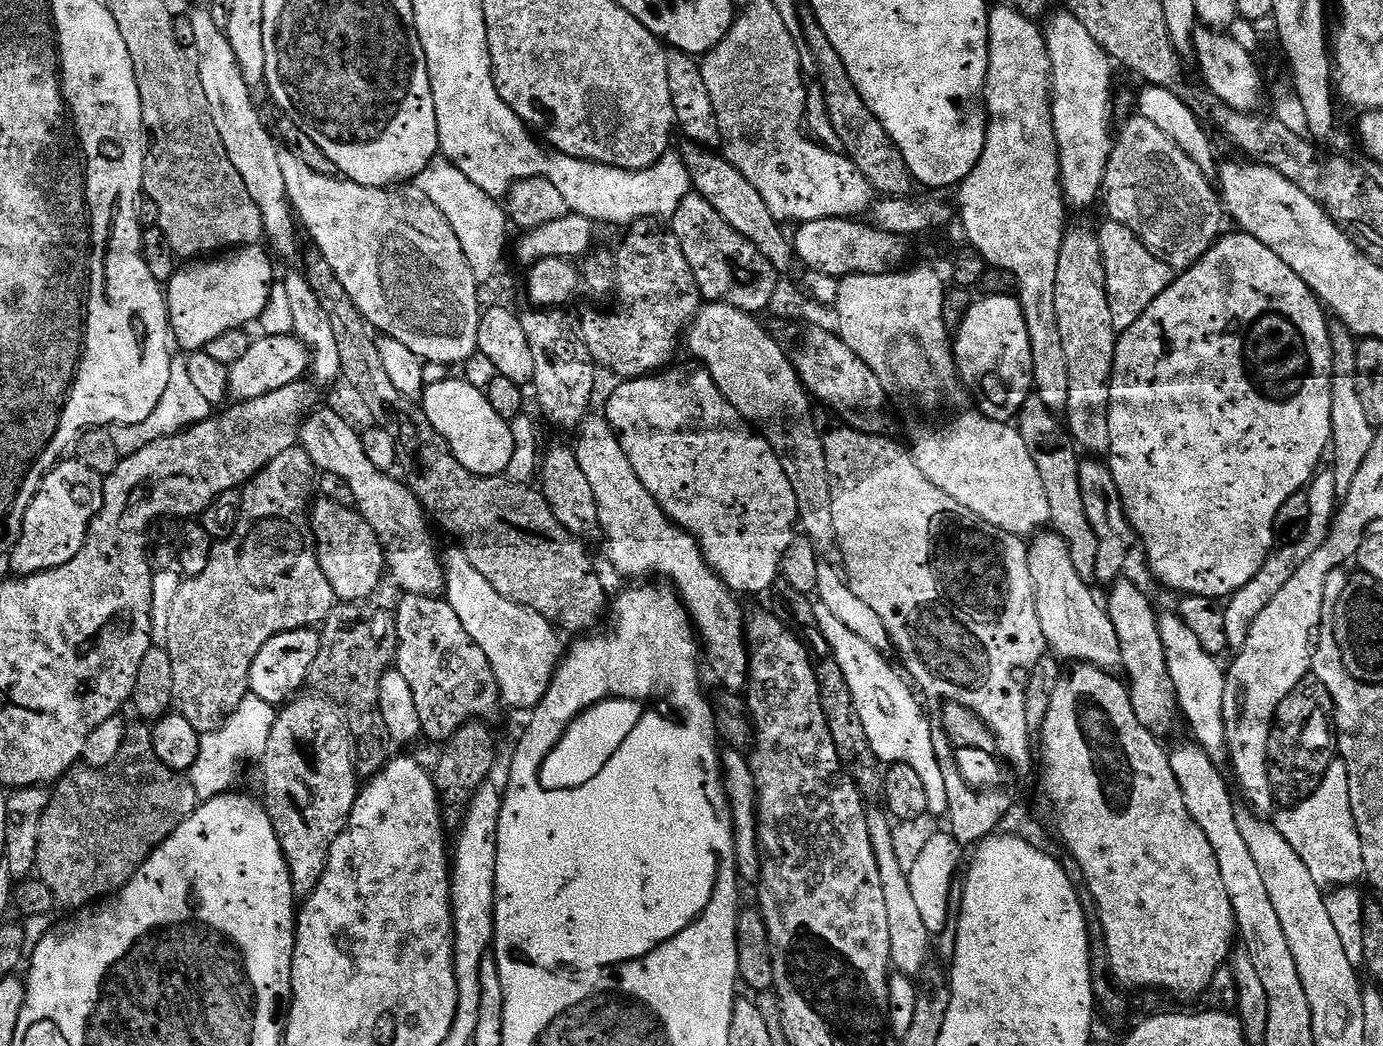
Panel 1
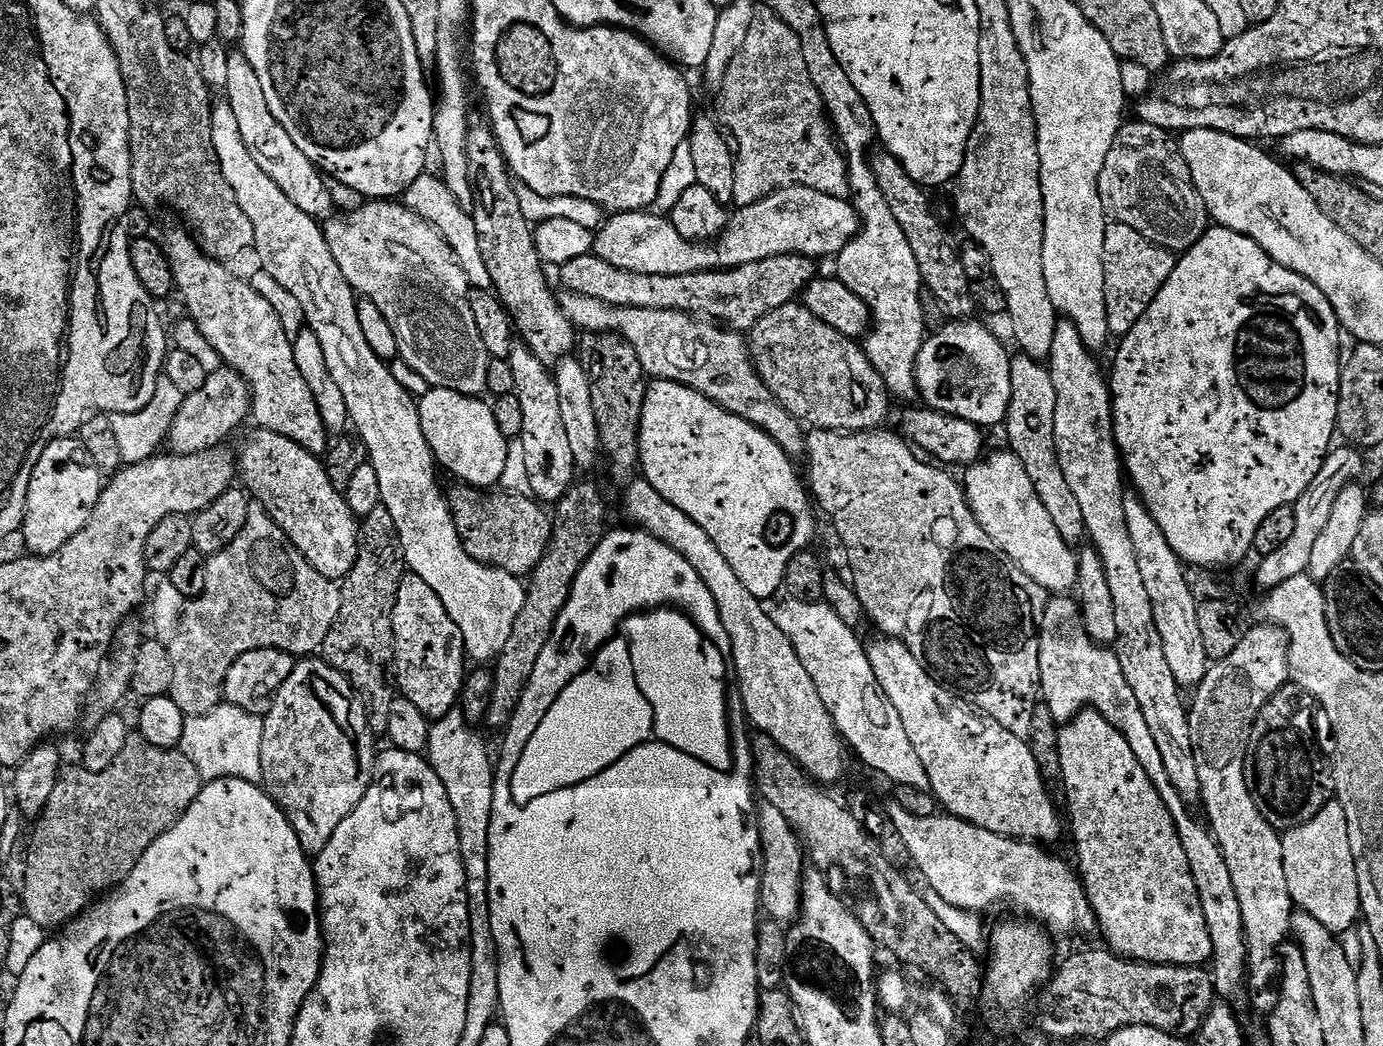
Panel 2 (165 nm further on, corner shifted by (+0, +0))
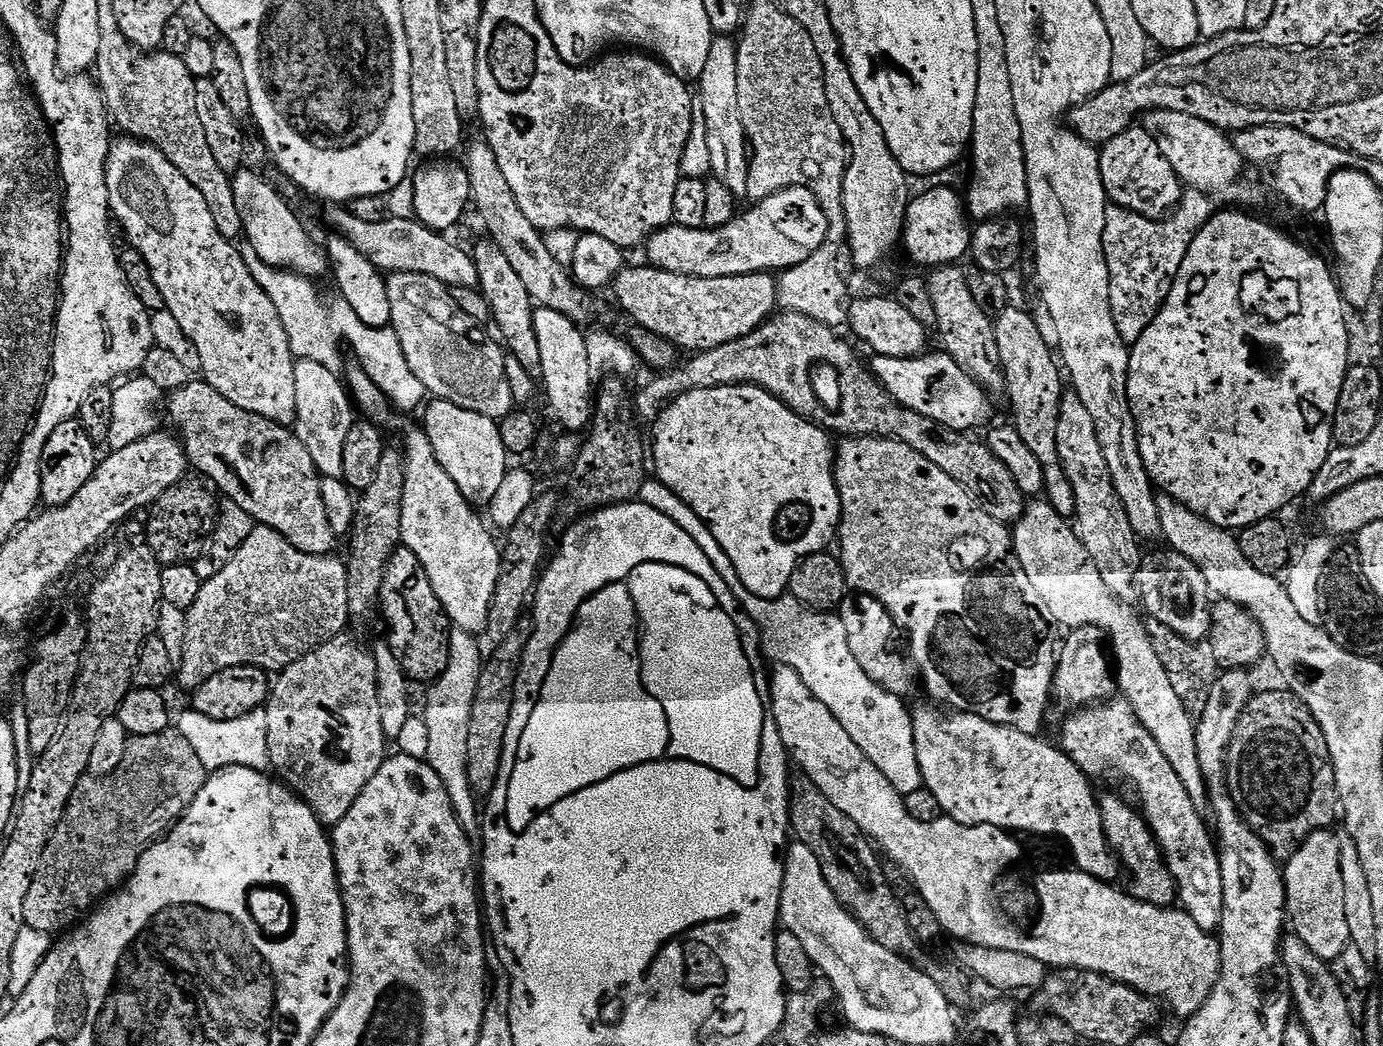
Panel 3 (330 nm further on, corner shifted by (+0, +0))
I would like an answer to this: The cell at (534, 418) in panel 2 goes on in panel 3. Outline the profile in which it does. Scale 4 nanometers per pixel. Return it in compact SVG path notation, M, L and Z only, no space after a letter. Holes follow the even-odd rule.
M483 238L471 249L474 266L478 266L478 278L480 279L480 292L486 298L491 323L496 323L500 331L499 339L503 347L526 370L533 374L539 373L540 355L538 354L538 334L534 330L534 303L530 294L526 292L525 284L518 278L512 263L505 257L505 252L493 240Z

